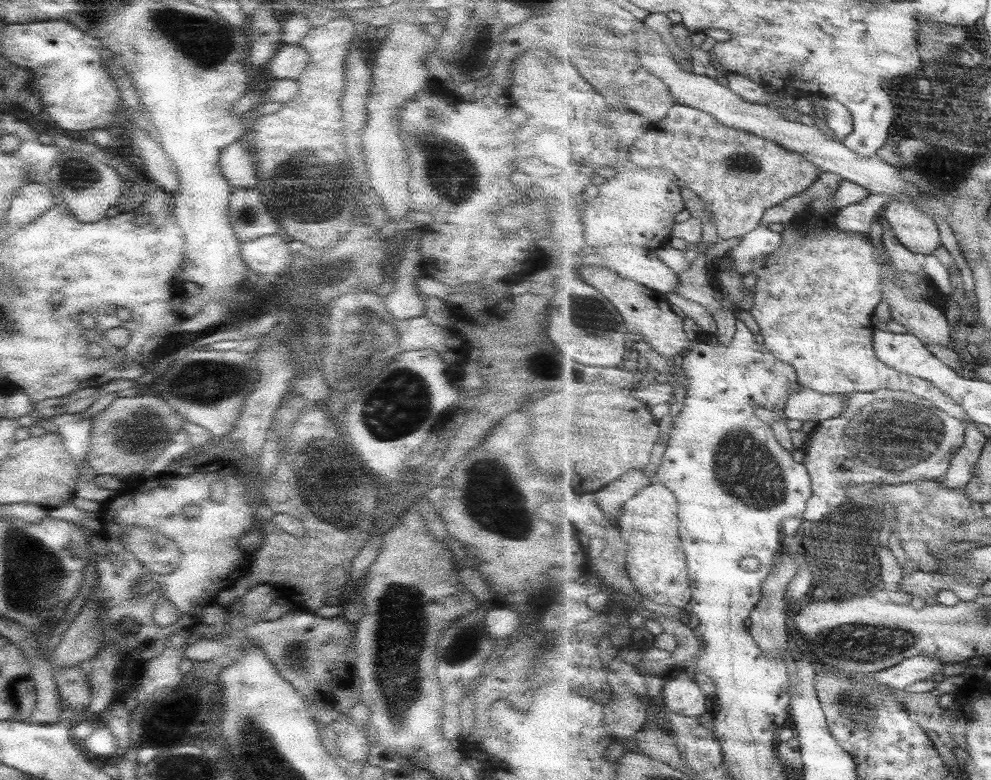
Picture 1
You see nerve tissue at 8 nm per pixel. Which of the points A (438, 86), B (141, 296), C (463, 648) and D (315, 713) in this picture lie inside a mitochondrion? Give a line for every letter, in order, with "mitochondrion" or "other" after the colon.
A: other
B: other
C: mitochondrion
D: other

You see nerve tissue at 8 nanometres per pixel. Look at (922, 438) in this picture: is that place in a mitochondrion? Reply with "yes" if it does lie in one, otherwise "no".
yes

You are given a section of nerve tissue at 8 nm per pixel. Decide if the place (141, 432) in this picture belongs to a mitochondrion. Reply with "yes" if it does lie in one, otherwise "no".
yes

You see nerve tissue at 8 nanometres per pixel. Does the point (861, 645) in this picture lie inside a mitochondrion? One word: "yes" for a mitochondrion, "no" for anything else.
yes

